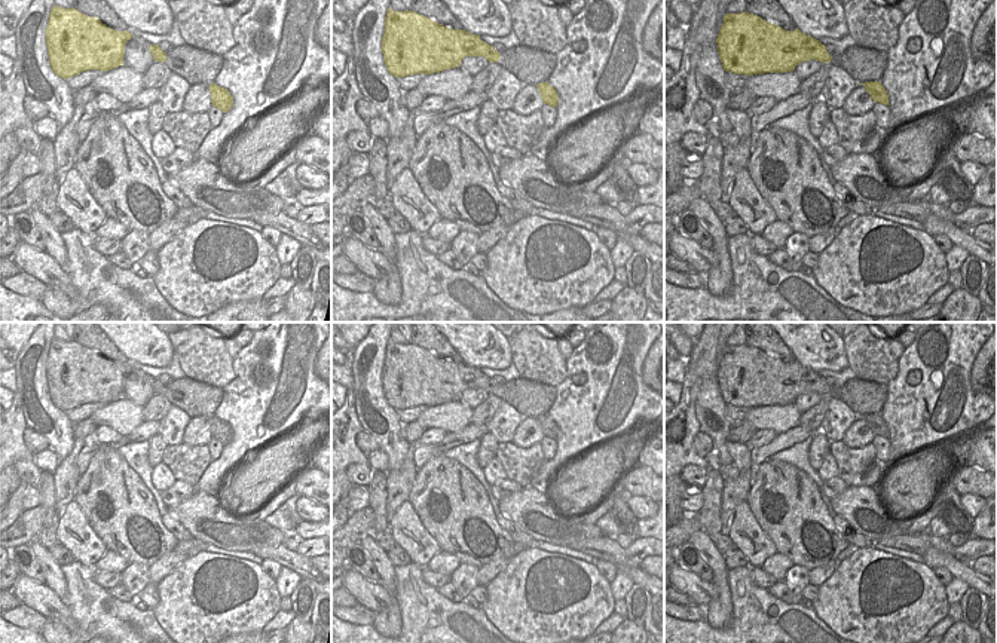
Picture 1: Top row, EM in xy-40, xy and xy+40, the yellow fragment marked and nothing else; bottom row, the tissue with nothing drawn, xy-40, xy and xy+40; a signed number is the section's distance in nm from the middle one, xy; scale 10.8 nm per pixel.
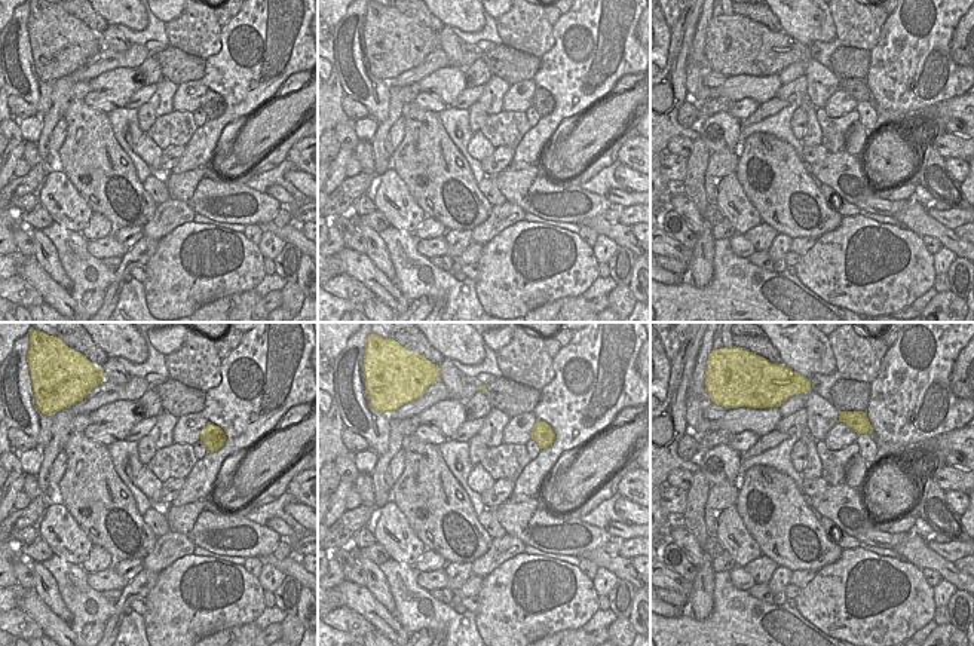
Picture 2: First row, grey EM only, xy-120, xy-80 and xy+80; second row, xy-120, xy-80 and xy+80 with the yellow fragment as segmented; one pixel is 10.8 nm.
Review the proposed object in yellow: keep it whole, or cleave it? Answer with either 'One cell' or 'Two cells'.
Two cells.

